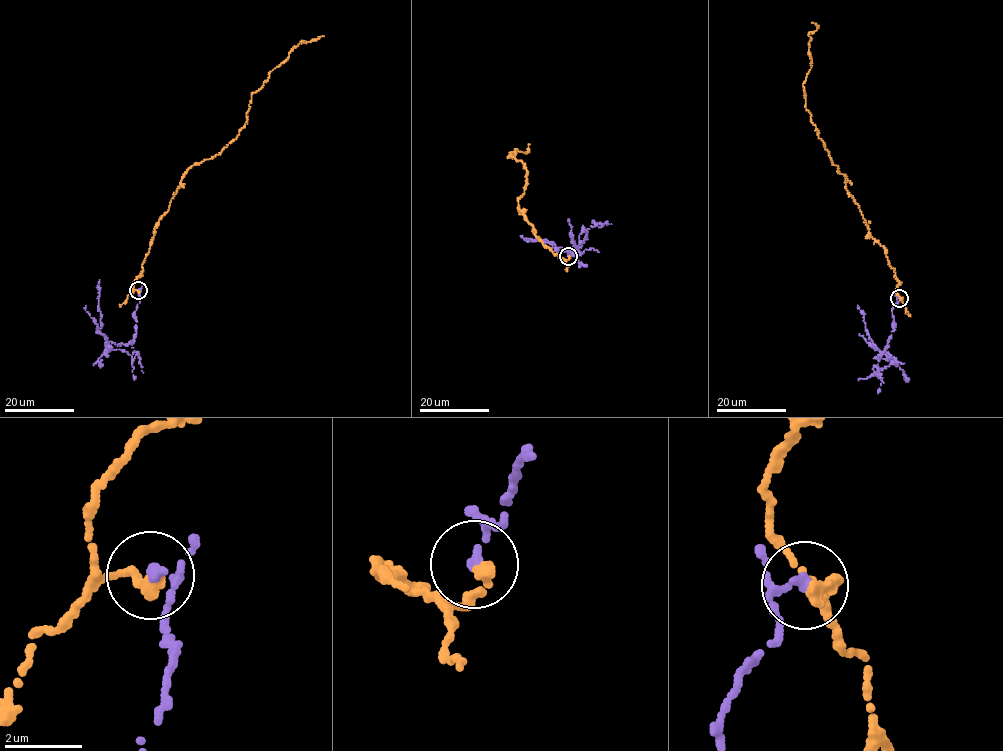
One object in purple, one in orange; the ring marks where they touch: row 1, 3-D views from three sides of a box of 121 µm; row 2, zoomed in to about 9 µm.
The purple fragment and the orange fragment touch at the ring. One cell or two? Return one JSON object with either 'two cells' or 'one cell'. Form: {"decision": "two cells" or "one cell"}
{"decision": "two cells"}

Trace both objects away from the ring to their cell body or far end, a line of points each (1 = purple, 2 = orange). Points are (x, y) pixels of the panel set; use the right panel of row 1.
1: (900, 298), (892, 308), (888, 344), (878, 357), (887, 359), (892, 356), (869, 337), (857, 305)
2: (900, 298), (886, 251), (870, 235), (805, 107), (809, 33), (818, 26), (812, 22)

